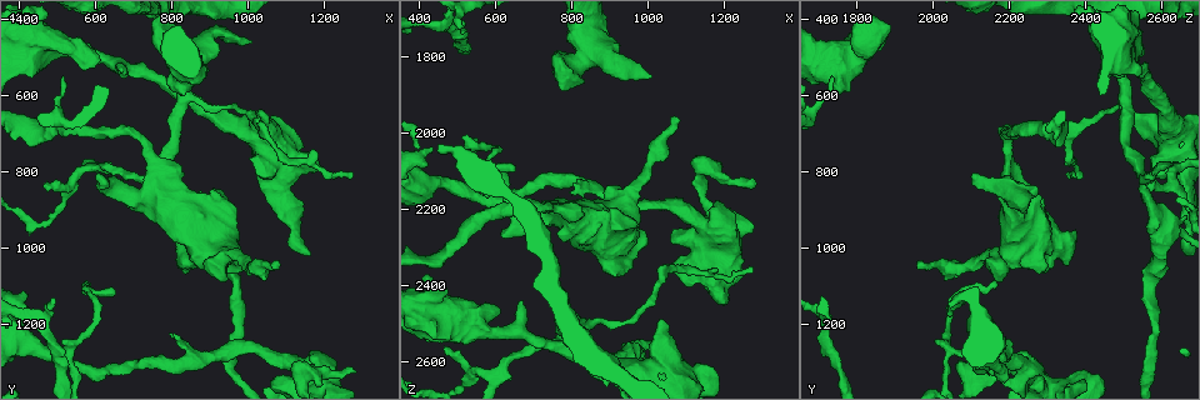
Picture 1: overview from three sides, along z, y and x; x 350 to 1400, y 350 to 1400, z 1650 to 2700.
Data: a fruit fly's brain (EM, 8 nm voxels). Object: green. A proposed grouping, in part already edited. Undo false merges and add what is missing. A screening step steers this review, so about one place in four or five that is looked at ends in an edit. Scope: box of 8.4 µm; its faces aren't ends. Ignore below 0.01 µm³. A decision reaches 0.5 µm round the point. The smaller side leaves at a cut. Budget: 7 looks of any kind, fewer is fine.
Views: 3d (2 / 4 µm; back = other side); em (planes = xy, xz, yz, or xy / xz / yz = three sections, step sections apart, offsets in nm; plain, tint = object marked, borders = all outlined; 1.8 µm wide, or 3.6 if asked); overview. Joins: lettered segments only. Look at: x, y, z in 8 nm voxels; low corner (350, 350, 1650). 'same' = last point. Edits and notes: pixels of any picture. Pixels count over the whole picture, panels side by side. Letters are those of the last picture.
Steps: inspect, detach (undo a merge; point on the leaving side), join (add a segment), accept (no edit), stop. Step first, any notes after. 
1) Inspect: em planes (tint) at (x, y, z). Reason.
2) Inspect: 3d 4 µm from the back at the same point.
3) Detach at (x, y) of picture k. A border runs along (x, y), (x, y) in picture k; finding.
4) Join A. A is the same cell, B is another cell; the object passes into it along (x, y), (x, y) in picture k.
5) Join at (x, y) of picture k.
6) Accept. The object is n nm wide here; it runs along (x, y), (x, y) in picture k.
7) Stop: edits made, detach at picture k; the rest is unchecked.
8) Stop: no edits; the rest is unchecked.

Inspect: 3d 2 µm at (1020, 455, 1850). Branch stops here.

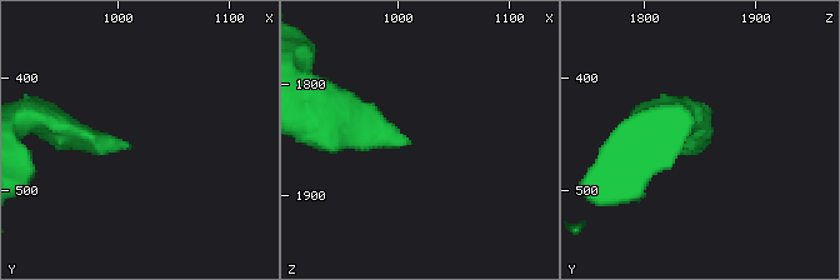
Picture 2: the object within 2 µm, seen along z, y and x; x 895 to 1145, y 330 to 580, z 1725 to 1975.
Inspect: em 3.6 µm planes (tint) at (1014, 462, 1850).

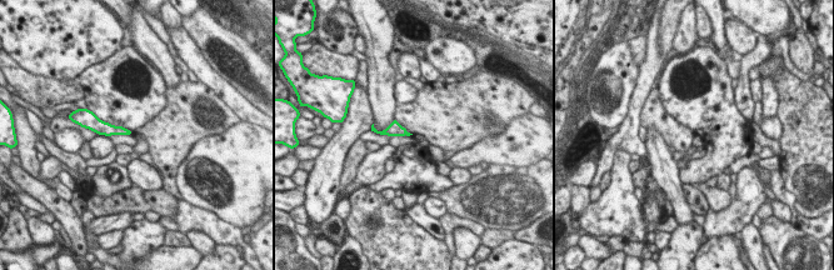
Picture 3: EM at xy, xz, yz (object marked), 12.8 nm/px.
Inspect: em 3.6 µm planes (borders) at the same point. What lies round it.

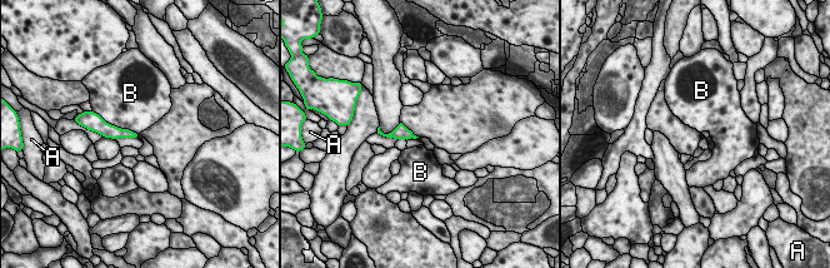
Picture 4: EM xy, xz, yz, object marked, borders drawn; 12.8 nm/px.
Accept. A and B are other cells; a border runs along (400, 120), (419, 137) in picture 4; no lettered segment goes on from it.

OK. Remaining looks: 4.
Inspect: em 3.6 µm planes (tint) at (940, 635, 2505). Thin neck.

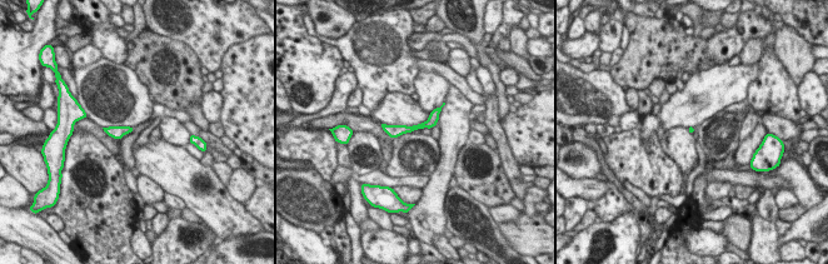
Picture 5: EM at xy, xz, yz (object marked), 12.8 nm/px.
Inspect: em 3.6 µm planes (borders) at the same point. See the neighbours.

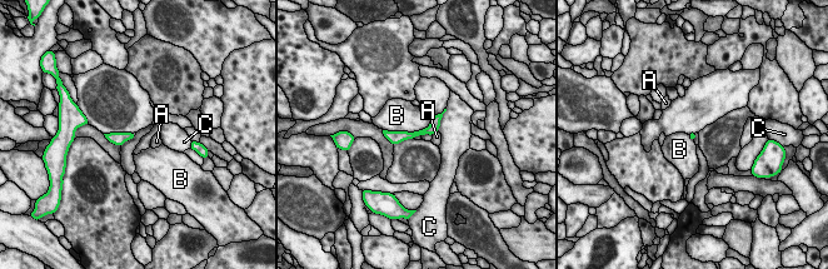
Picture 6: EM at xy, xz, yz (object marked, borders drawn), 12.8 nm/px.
Accept. The longest contact is with B, 650 nm; A, B and C are other cells; all the same cell.

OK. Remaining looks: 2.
Inspect: 3d 2 µm from the back at (1280, 1320, 2125). Branch stops here.

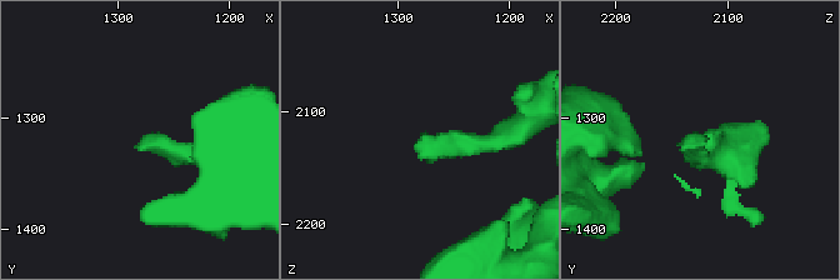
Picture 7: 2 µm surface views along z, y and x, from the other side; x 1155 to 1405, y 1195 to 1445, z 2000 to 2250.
Inspect: em planes (borders) at (1284, 1324, 2128).

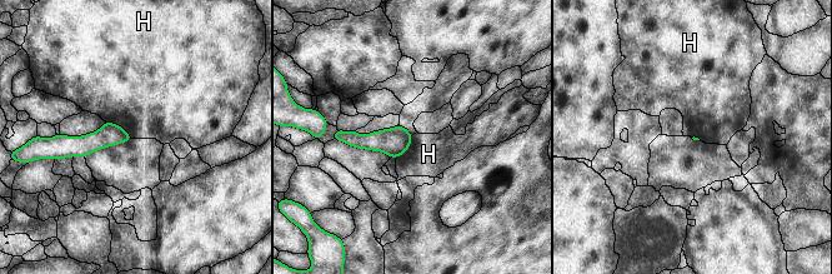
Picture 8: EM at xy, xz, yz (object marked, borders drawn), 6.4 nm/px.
Accept. H is another cell; it runs along (337, 135), (355, 140), (409, 139) in picture 8; no lettered segment goes on from it.

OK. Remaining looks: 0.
Stop: no edits; the rest is unchecked.

